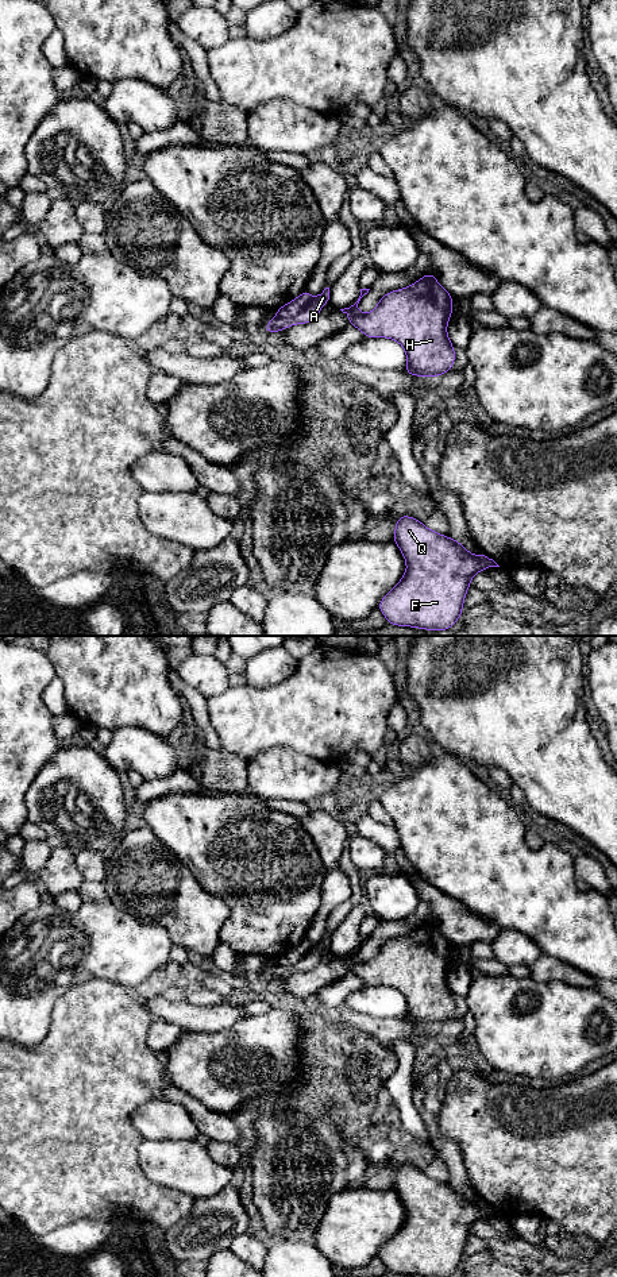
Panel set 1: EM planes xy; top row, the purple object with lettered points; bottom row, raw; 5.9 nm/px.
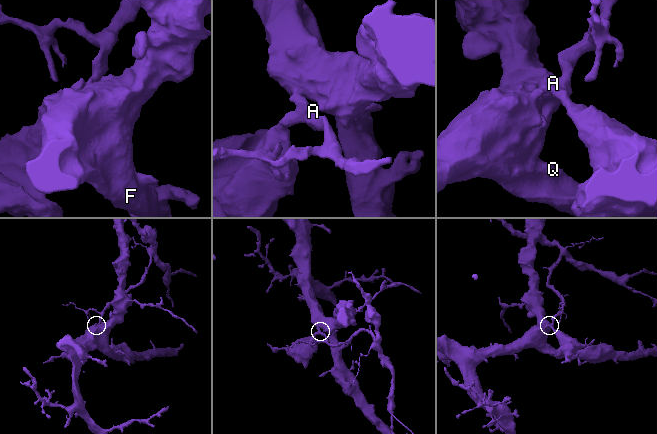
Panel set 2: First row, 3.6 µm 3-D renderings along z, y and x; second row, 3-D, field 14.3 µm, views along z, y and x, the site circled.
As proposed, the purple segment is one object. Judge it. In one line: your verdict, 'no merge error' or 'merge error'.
merge error

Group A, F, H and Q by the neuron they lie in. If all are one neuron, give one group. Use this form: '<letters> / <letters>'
A / F H Q

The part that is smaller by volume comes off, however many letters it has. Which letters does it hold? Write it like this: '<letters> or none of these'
A

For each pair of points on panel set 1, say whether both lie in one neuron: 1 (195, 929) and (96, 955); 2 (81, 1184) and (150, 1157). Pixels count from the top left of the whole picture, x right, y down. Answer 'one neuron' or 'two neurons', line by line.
1: two neurons
2: two neurons

